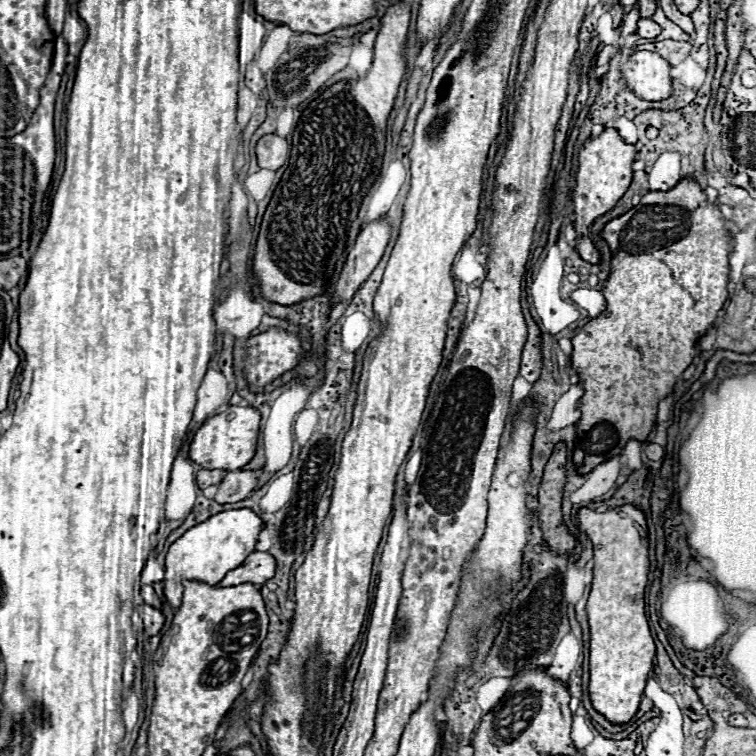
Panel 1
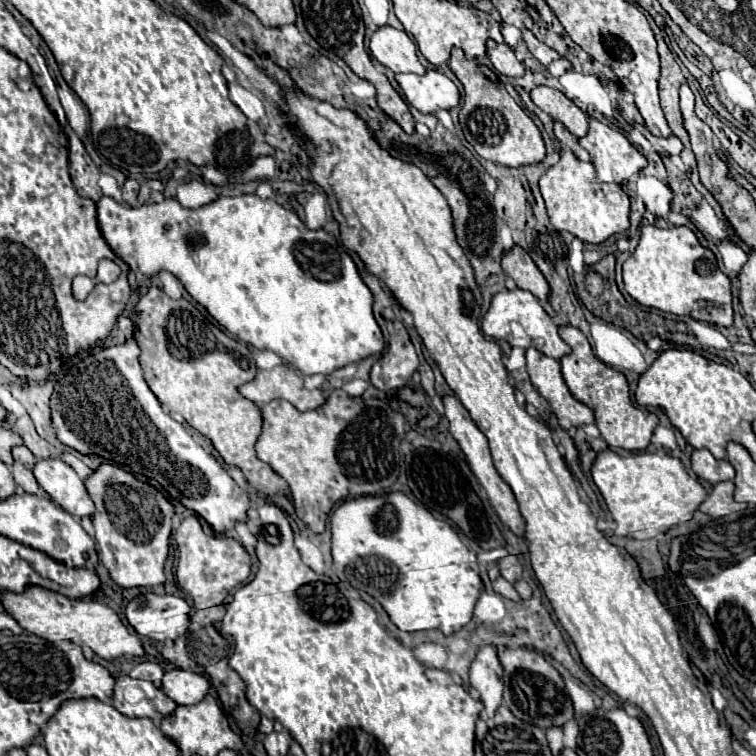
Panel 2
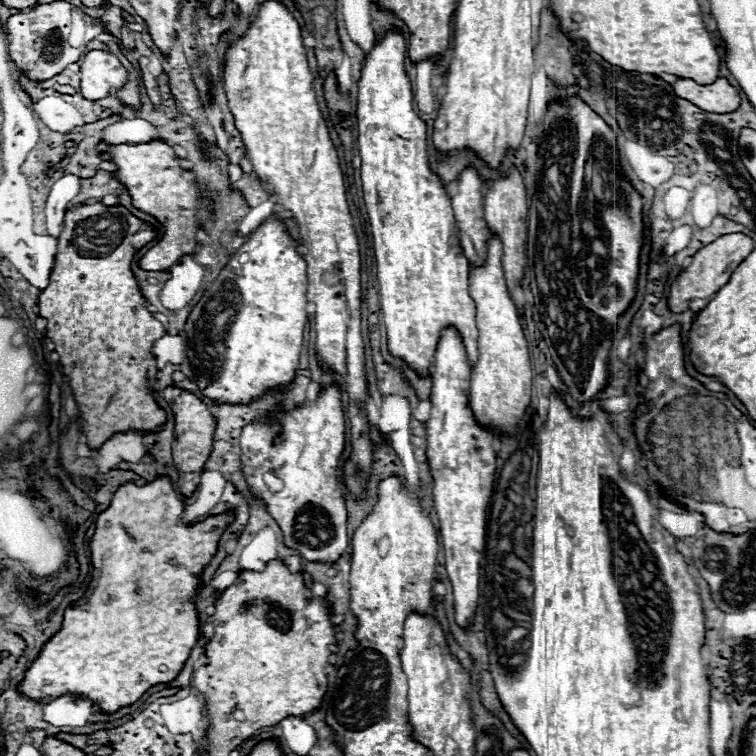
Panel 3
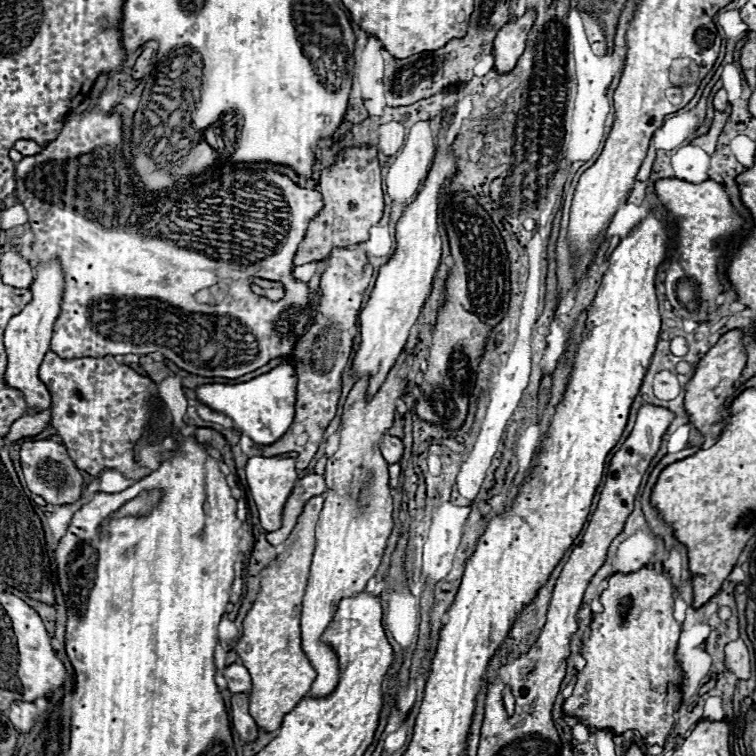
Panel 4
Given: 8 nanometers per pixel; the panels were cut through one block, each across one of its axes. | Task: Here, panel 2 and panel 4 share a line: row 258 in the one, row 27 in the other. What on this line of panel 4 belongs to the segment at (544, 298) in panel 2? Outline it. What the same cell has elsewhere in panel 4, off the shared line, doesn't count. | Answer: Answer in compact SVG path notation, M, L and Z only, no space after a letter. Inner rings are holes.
M528 10L524 16L512 18L508 24L502 26L502 30L494 40L494 56L496 56L494 66L498 72L510 72L516 66L518 58L526 48L526 36L534 26L534 20L536 12Z

